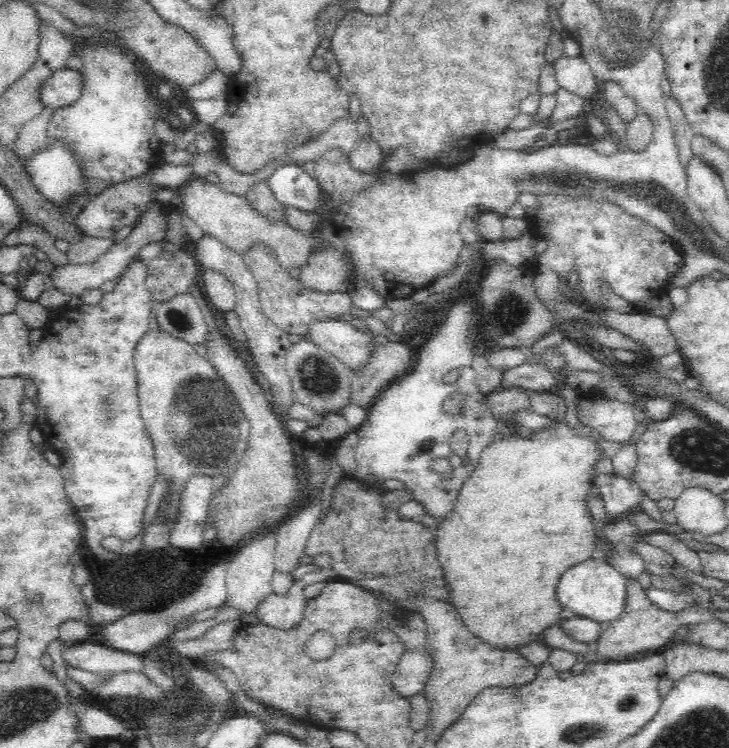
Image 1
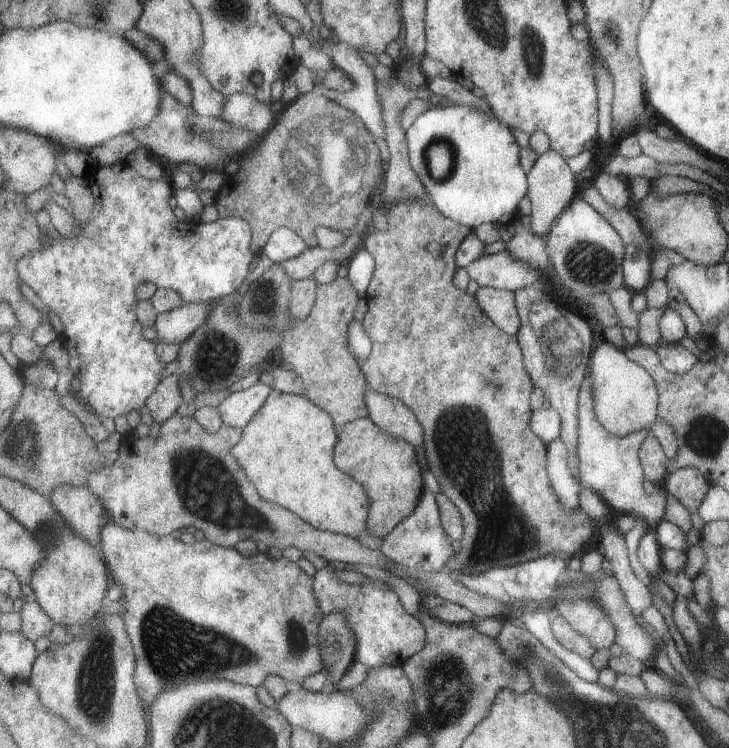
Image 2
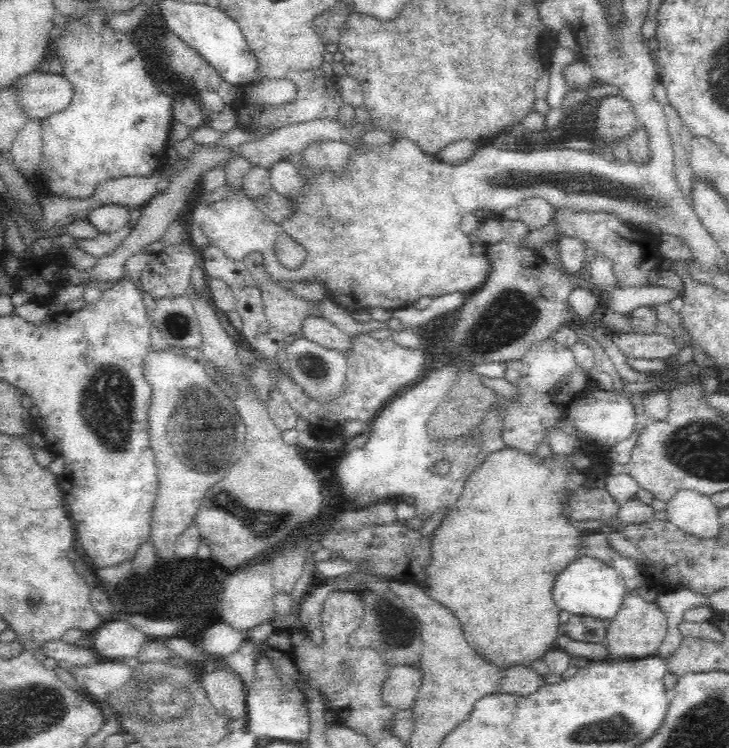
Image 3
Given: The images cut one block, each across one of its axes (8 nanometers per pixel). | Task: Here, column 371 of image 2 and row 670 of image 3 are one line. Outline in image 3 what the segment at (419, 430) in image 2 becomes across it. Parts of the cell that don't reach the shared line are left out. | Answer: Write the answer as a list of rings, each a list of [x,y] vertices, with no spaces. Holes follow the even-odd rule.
[[[396,666],[386,672],[382,682],[382,700],[392,706],[392,710],[410,710],[420,688],[420,670],[410,666]]]

